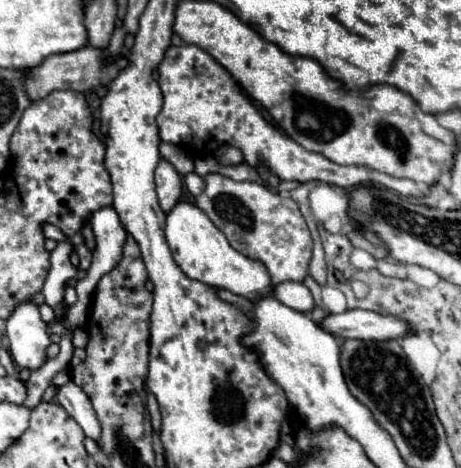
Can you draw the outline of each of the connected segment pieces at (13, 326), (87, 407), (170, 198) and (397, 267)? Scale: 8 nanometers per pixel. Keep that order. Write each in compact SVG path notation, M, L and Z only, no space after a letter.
M27 300L15 308L7 318L9 354L19 368L29 372L41 368L47 360L47 346L51 344L47 324L39 316L39 308Z
M69 382L67 386L61 386L57 390L57 400L59 404L69 412L69 416L83 428L85 436L99 442L101 438L101 424L97 420L97 414L93 412L91 400L77 388L77 384Z
M161 160L155 170L155 182L157 182L159 206L167 214L181 198L181 176L167 160Z
M379 260L377 262L377 270L383 274L383 276L395 276L395 278L407 278L407 270L405 266L399 262L391 262L391 260Z

